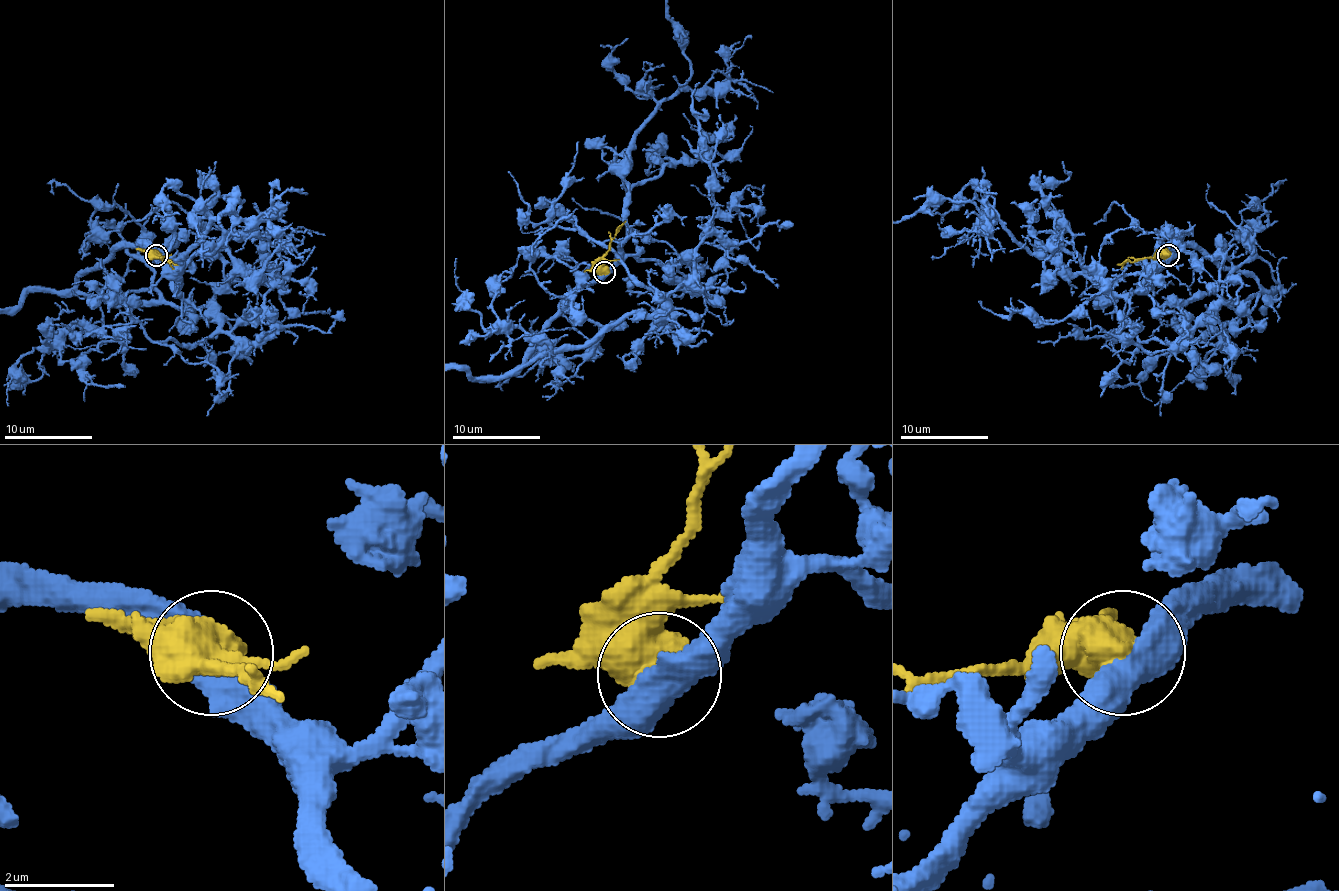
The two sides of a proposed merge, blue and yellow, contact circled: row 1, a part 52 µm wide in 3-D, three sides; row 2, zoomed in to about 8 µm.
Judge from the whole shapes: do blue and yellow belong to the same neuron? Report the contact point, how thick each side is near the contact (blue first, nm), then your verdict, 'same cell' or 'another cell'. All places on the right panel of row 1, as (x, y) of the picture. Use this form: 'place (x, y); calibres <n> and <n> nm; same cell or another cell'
place (1168, 255); calibres 550 and 750 nm; another cell

